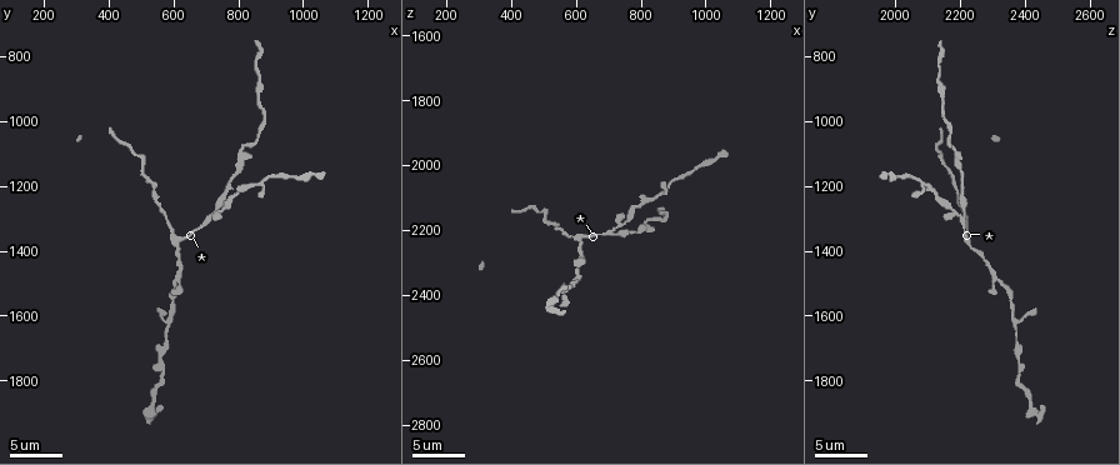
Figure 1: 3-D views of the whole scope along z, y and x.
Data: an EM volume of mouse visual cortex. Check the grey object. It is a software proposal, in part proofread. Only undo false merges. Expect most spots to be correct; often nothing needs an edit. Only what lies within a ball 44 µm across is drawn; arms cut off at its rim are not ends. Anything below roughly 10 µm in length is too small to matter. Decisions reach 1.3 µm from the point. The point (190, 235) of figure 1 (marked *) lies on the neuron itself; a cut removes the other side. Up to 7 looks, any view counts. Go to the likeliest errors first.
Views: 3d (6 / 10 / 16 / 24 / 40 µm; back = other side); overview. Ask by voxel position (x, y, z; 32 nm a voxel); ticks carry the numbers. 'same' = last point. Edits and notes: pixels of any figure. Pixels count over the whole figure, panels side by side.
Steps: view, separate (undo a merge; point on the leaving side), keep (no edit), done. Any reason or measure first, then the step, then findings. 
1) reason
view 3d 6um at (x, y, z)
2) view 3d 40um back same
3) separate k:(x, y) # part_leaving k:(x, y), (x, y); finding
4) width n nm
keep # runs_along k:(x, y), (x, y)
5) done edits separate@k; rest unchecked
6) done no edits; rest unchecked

three-way junction
view 3d 10um at (720, 1290, 2200)

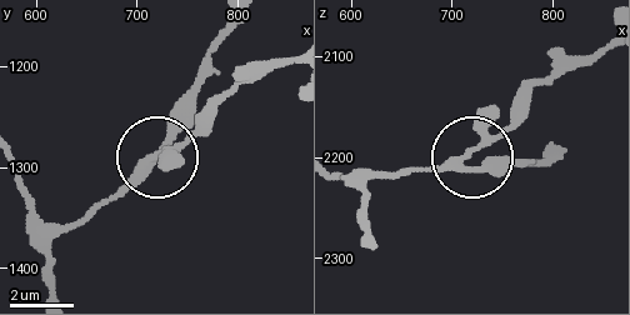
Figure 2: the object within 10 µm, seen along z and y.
from behind
view 3d 10um back same

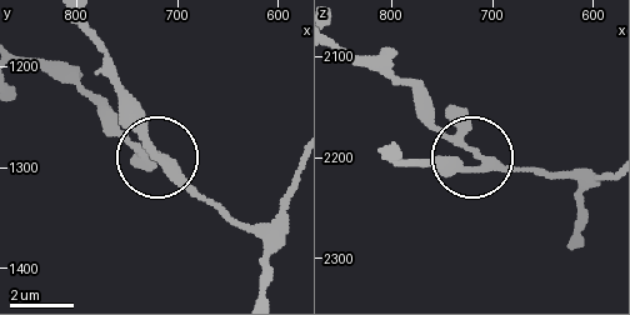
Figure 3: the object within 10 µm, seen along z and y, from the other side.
arms 3
keep # runs_along 3:(223, 215), (91, 99); continuous, no second neuron

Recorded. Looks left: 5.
three arms meet
view 3d 16um at (600, 1380, 2230)

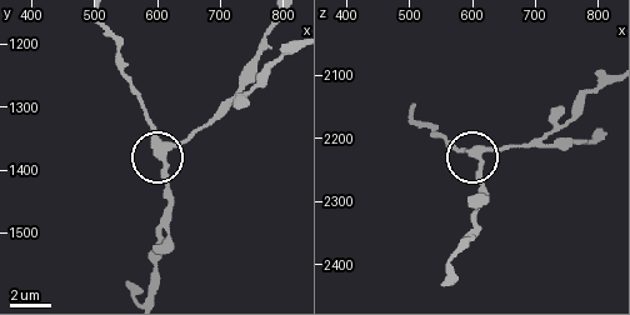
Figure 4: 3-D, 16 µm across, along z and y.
view 3d 16um back at (610, 1375, 2230)

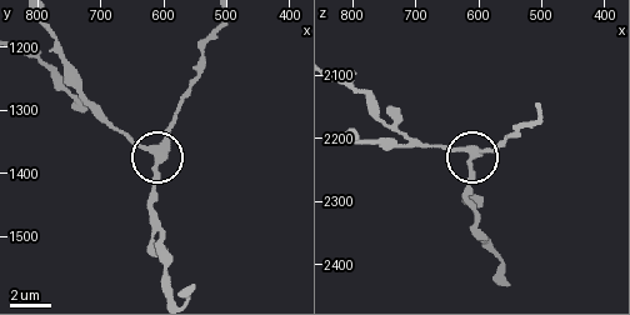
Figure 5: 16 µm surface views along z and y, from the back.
width 260 nm
keep # all the same neuron

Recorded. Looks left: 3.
view 3d 10um at (810, 1080, 2180)

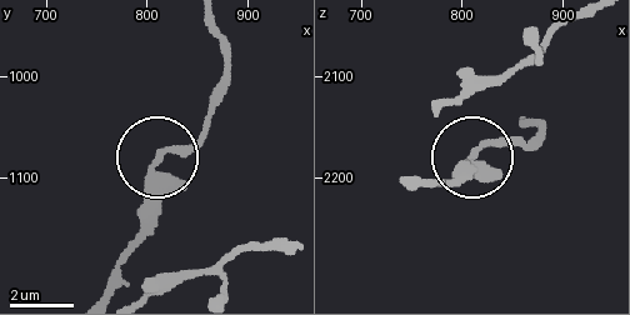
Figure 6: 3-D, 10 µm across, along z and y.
keep # runs_along 6:(103, 293), (140, 228), (154, 163), (191, 144), (221, 101); continuous, no second neuron

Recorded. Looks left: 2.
sudden change in width
view 3d 10um at (840, 1190, 2110)

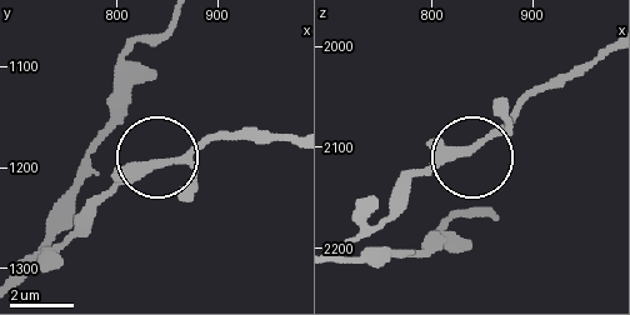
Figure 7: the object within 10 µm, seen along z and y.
view 3d 6um at (840, 1196, 2098)

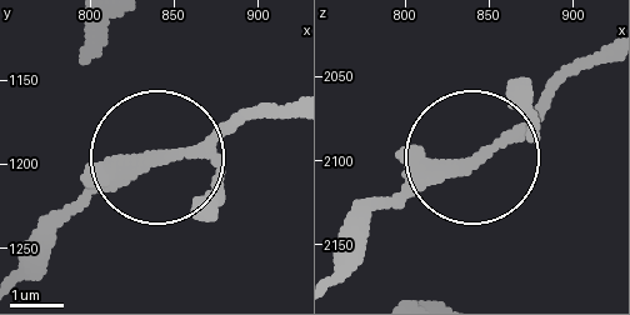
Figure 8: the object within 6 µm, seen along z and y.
keep # runs_along 8:(29, 254), (96, 191), (280, 111); continuous, no second neuron

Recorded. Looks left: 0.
done no edits; rest unchecked

